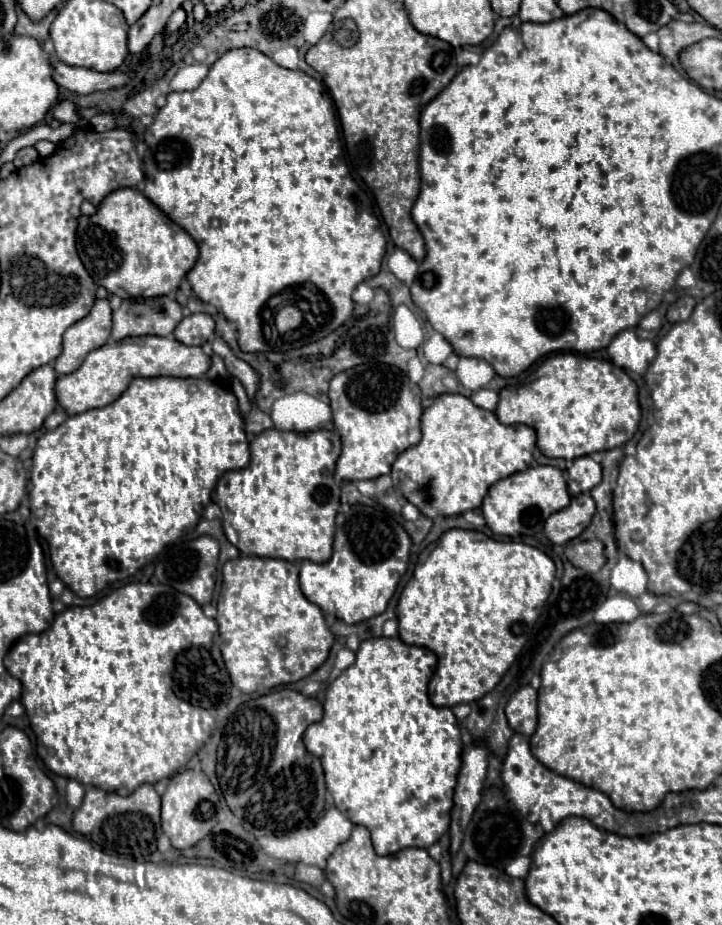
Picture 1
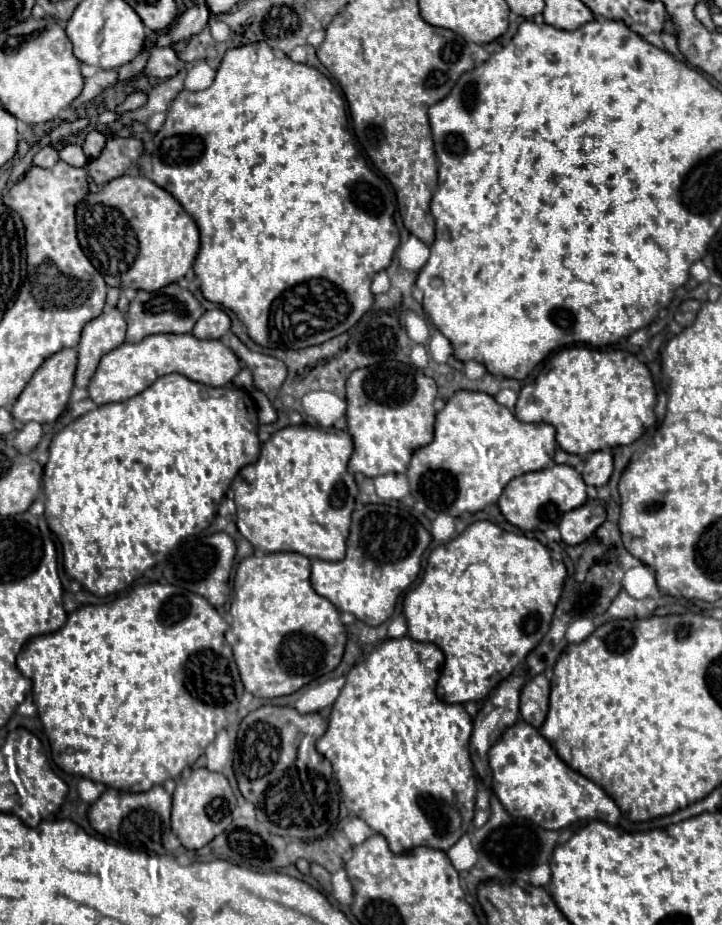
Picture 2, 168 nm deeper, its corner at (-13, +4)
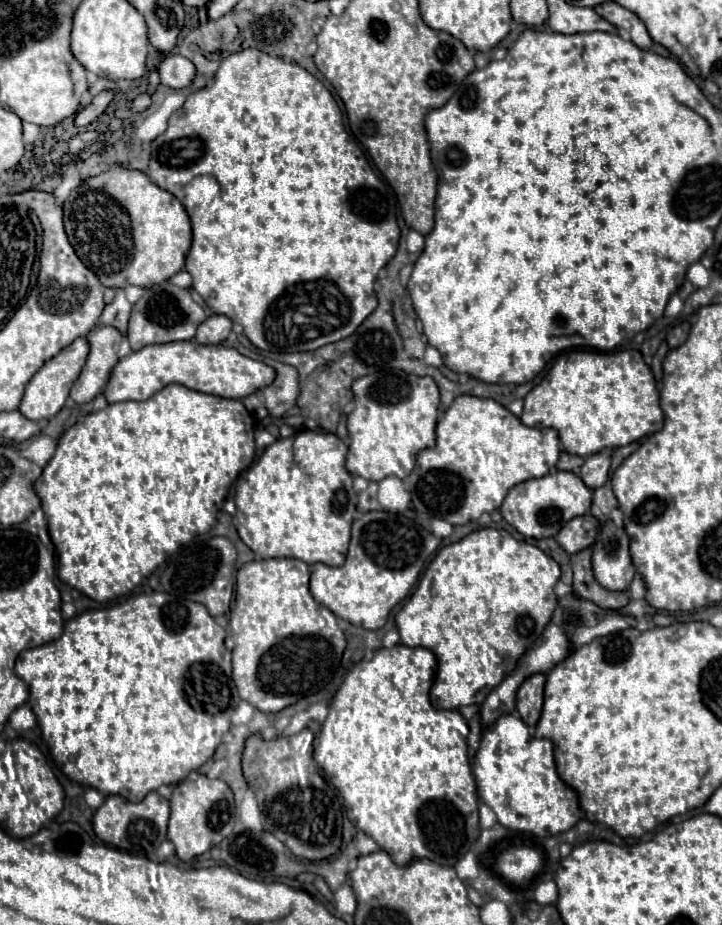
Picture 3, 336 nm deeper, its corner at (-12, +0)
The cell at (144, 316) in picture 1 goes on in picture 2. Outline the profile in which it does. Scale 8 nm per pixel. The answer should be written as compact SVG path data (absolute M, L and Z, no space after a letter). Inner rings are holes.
M178 283L166 285L152 293L138 291L126 313L126 323L128 323L126 341L138 343L154 333L190 333L200 315L202 315L202 305L198 303L198 299L188 289L182 289Z

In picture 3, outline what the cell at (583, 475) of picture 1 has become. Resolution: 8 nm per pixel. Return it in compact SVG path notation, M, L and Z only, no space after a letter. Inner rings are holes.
M601 451L601 453L589 455L589 457L585 459L579 477L583 479L583 483L585 483L589 489L597 489L597 487L603 487L603 483L607 481L609 467L611 467L611 457L609 457L609 453Z

